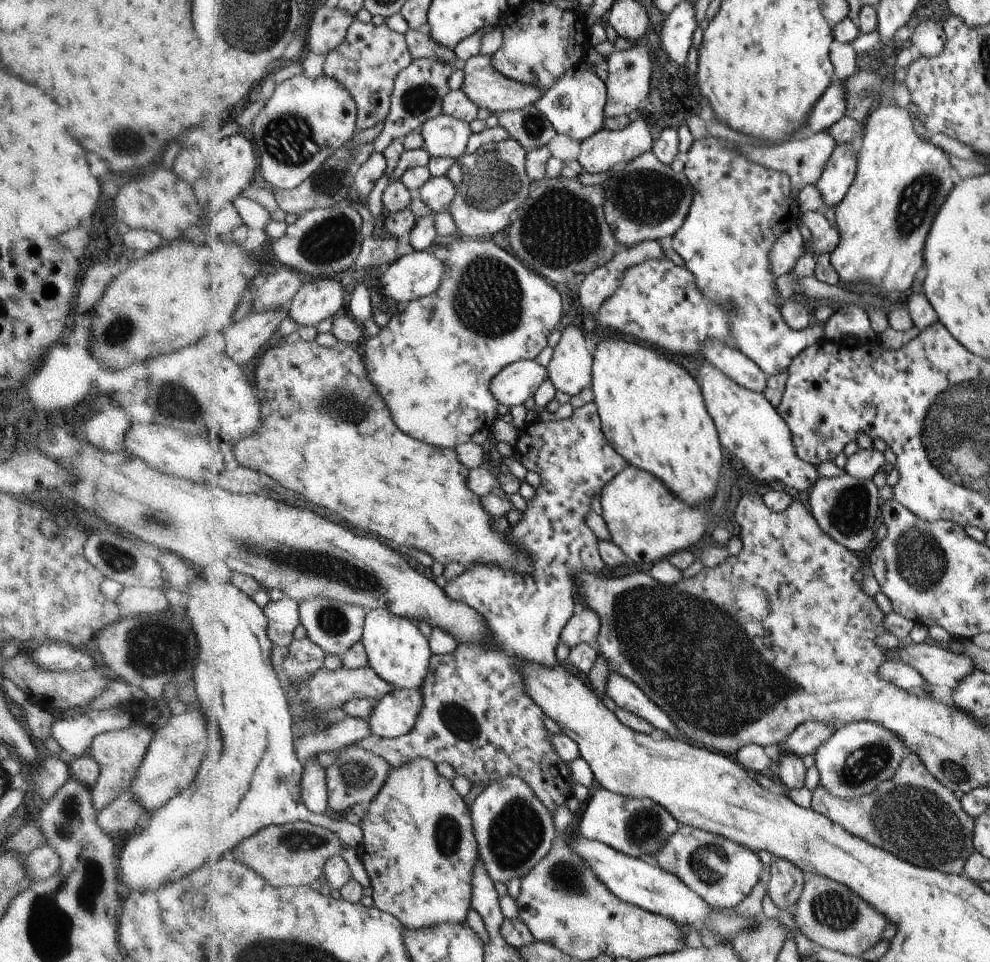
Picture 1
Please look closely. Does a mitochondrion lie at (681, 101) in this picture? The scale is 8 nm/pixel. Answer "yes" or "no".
no

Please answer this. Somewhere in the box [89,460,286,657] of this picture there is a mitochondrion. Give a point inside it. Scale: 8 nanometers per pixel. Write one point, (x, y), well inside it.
(118, 558)

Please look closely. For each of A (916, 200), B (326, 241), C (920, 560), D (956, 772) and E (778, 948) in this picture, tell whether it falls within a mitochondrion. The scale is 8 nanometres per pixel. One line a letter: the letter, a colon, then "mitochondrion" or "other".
A: mitochondrion
B: mitochondrion
C: mitochondrion
D: mitochondrion
E: other

